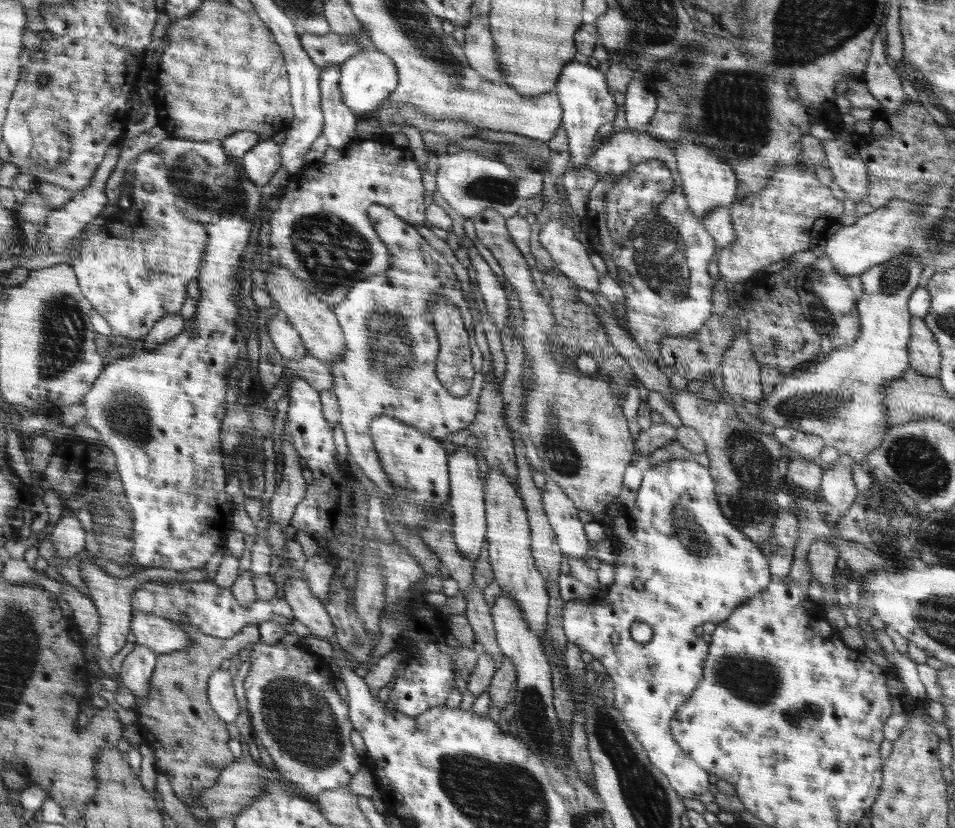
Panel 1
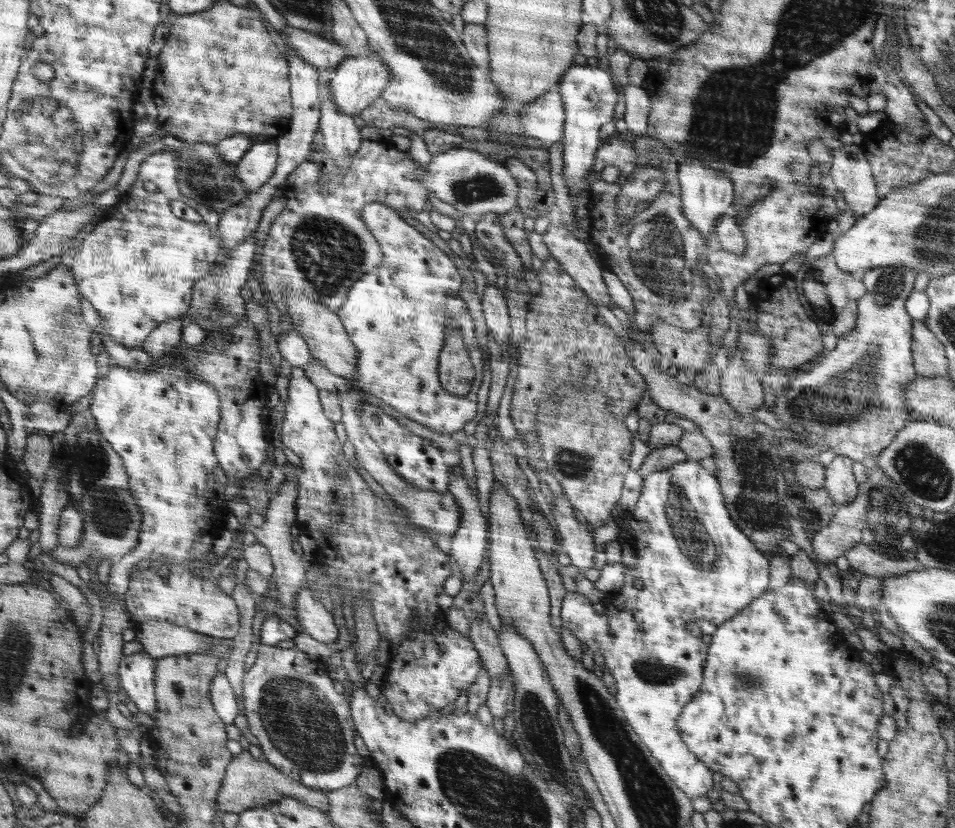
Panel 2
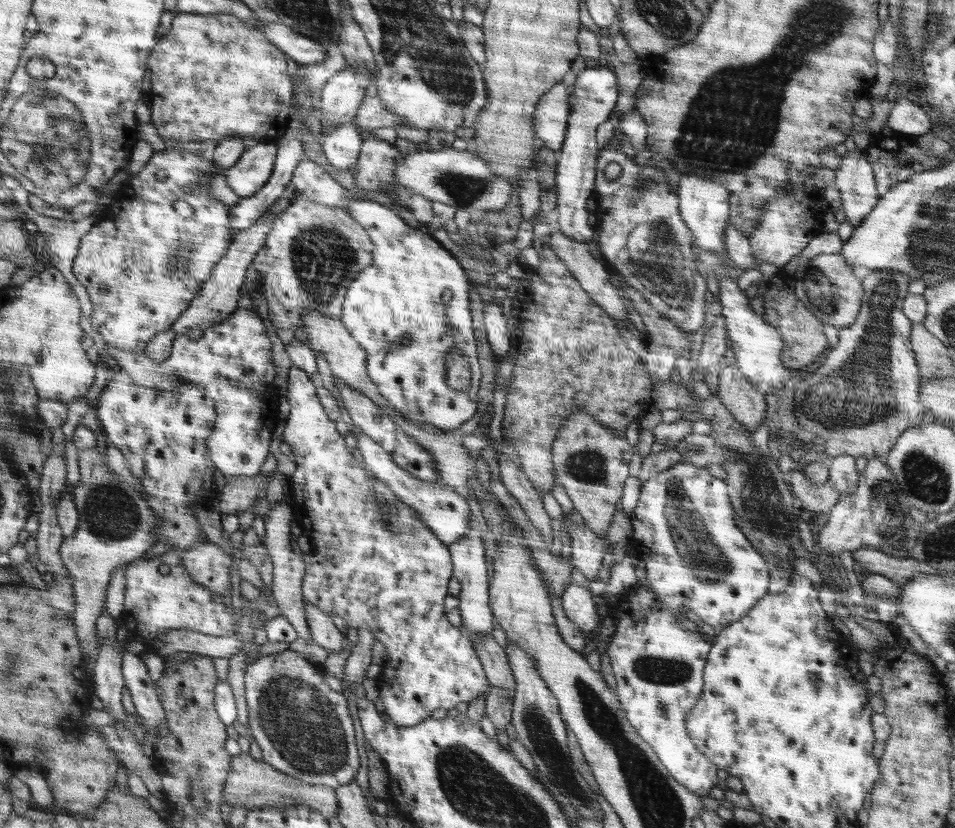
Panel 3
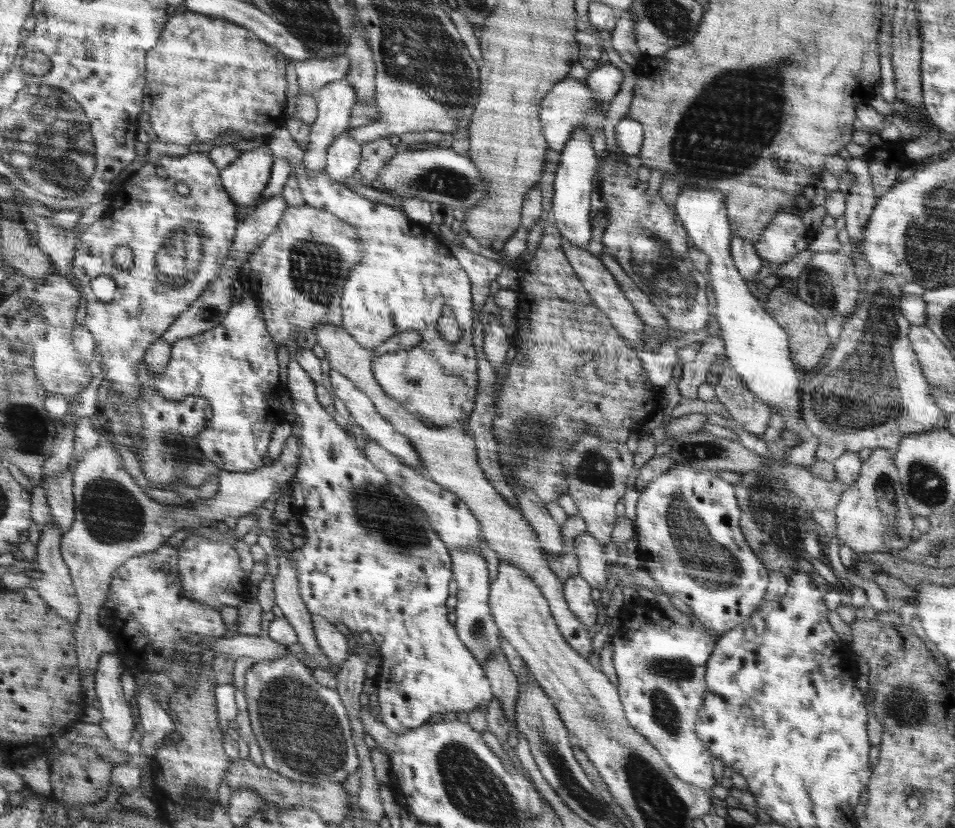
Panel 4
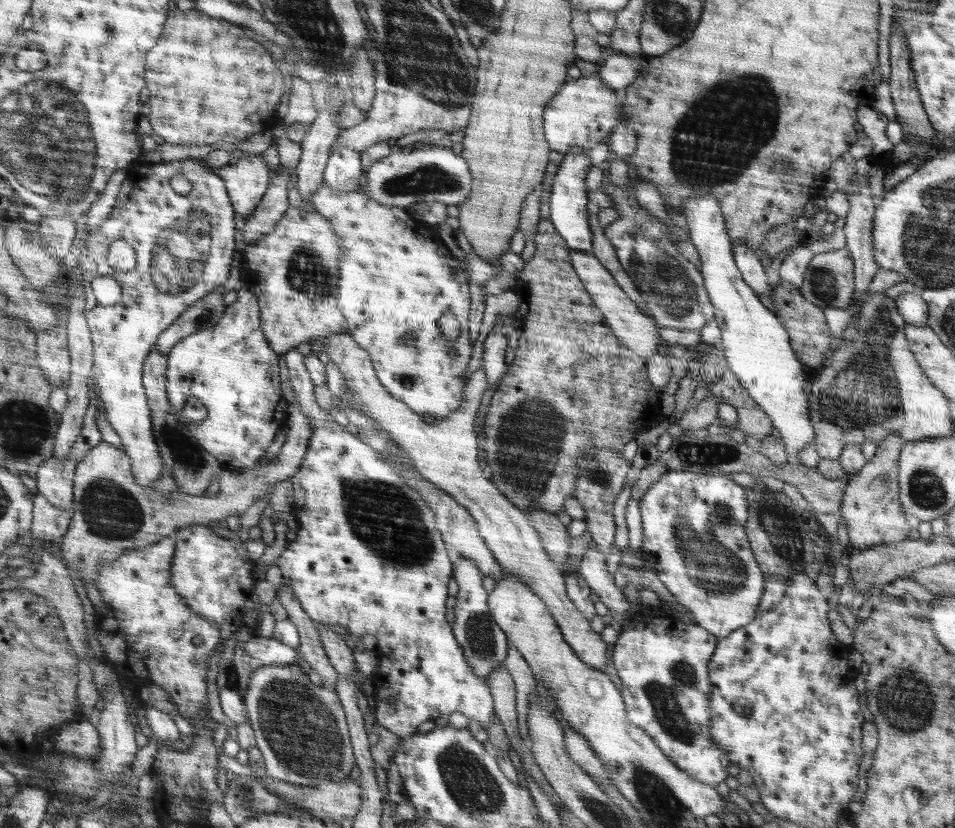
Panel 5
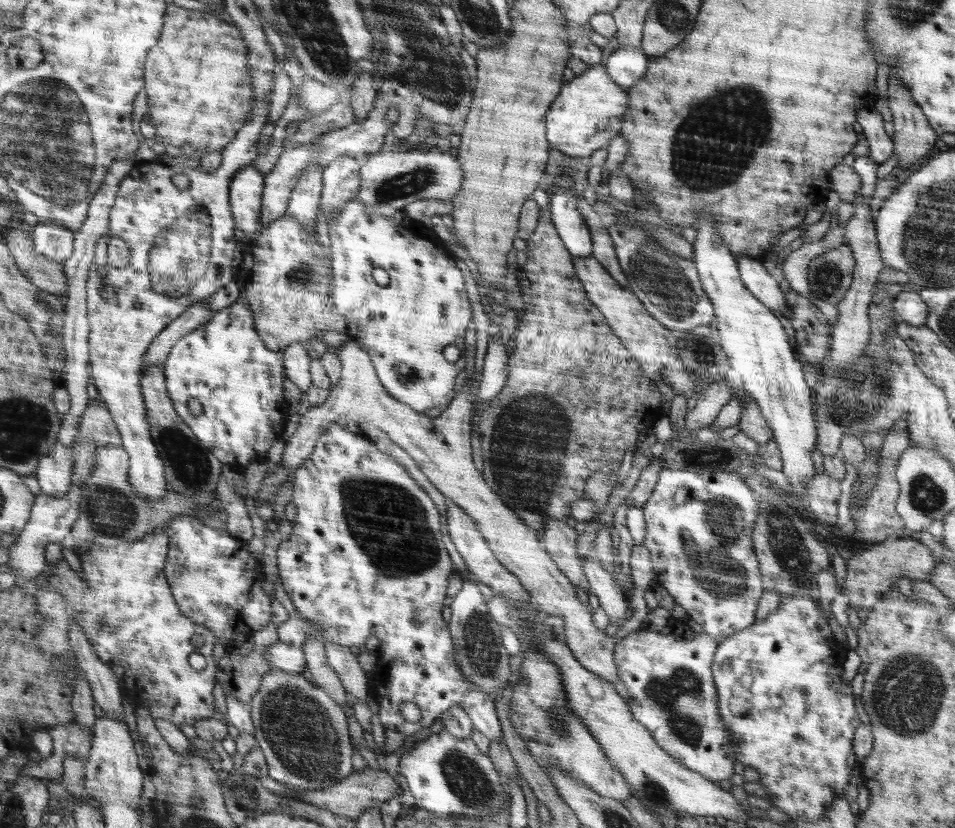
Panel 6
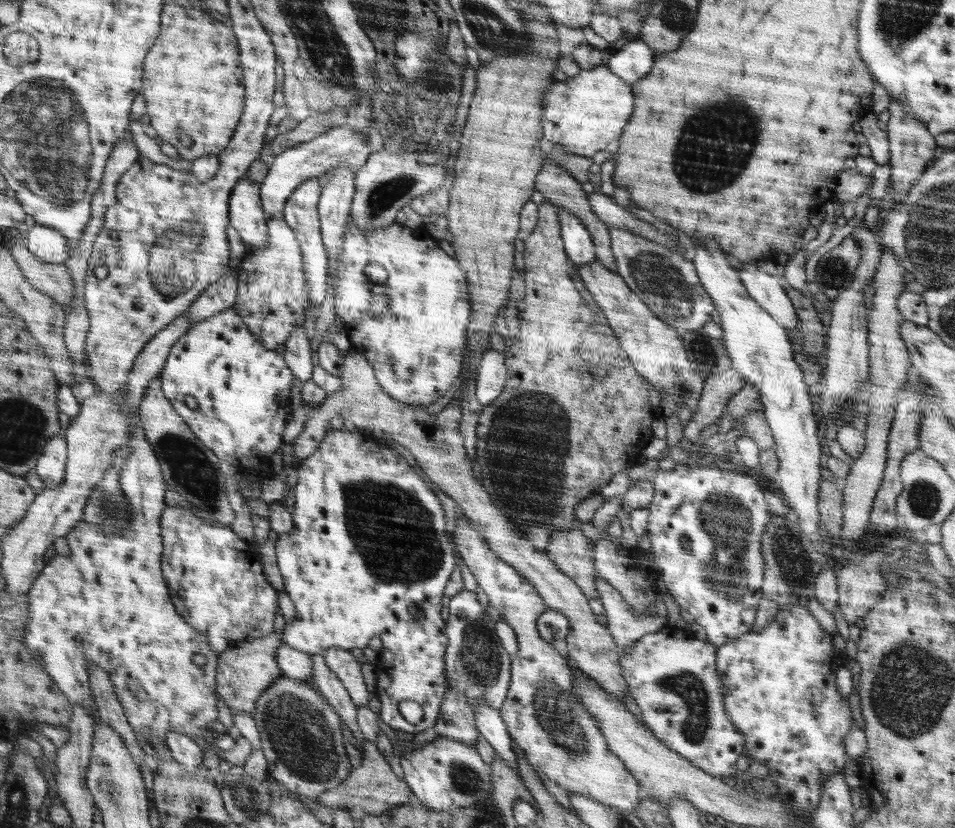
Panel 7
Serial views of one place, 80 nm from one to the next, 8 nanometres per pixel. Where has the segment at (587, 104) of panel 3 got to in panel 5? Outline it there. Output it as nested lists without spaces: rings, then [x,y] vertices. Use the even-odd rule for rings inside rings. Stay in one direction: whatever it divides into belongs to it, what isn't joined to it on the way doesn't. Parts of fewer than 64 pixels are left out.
[[[607,52],[599,68],[600,80],[612,90],[626,88],[644,71],[644,57],[633,58],[625,54]],[[570,149],[564,154],[564,162],[558,168],[554,178],[552,194],[548,202],[550,206],[550,222],[553,222],[555,229],[562,236],[570,250],[585,250],[591,252],[592,230],[588,212],[586,212],[586,174],[588,174],[588,152]]]

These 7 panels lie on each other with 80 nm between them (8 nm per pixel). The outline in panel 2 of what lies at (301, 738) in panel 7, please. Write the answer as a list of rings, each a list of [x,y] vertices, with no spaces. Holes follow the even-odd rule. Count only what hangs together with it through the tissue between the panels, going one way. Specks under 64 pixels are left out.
[[[260,645],[257,655],[255,664],[245,672],[242,695],[248,728],[260,741],[264,760],[310,788],[329,791],[350,786],[360,774],[362,758],[356,754],[353,741],[356,732],[350,720],[348,702],[342,693],[334,692],[332,680],[326,676],[325,664],[322,660],[312,664],[296,647],[283,650],[274,645]]]

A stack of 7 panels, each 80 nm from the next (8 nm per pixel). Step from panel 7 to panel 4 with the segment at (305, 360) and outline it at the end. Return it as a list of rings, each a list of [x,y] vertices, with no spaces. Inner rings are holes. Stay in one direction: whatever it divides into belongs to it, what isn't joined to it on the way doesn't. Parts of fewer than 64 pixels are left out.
[[[293,356],[289,360],[287,374],[286,391],[291,396],[292,404],[294,405],[293,414],[295,415],[295,421],[291,424],[291,434],[298,434],[299,438],[302,438],[298,470],[287,484],[291,489],[292,512],[302,525],[304,529],[302,536],[306,538],[306,543],[302,547],[288,552],[288,556],[295,562],[296,570],[298,570],[298,592],[307,610],[311,615],[322,616],[322,618],[327,619],[333,625],[340,625],[342,629],[354,635],[371,633],[375,645],[380,647],[379,657],[382,658],[382,666],[379,668],[376,679],[380,717],[391,731],[395,731],[398,734],[402,732],[407,733],[408,730],[419,729],[436,713],[466,712],[469,714],[474,712],[475,708],[479,708],[479,711],[485,714],[486,709],[488,709],[490,702],[494,698],[491,684],[488,684],[489,678],[486,678],[487,674],[484,674],[484,670],[480,668],[481,664],[474,658],[471,651],[464,646],[456,628],[446,618],[448,610],[446,610],[444,602],[450,596],[448,594],[448,586],[450,586],[450,580],[452,580],[454,564],[450,564],[450,556],[448,556],[448,550],[444,546],[443,539],[439,538],[437,531],[431,525],[430,517],[428,517],[426,511],[416,504],[414,499],[402,489],[402,486],[396,486],[396,483],[389,482],[387,475],[370,461],[368,454],[358,450],[356,440],[352,436],[348,436],[334,421],[333,417],[324,410],[324,407],[317,399],[315,382]]]

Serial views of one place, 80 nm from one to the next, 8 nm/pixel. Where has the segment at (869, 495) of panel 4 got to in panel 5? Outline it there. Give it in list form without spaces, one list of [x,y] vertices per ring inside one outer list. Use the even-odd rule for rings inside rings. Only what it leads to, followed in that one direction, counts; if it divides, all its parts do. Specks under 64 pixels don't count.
[[[896,432],[889,434],[884,441],[879,442],[877,450],[868,462],[848,481],[843,494],[842,504],[838,510],[839,520],[843,520],[848,532],[849,541],[855,551],[868,550],[881,544],[902,542],[908,538],[911,526],[901,507],[899,487],[899,454],[902,452],[905,440]]]

